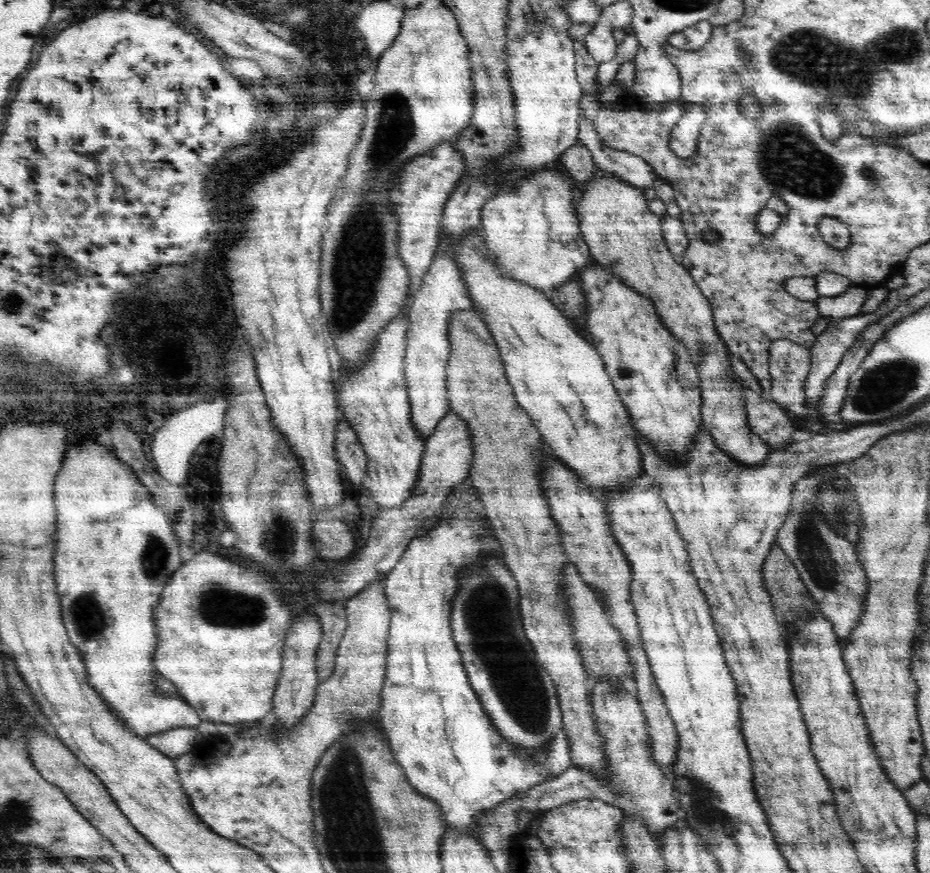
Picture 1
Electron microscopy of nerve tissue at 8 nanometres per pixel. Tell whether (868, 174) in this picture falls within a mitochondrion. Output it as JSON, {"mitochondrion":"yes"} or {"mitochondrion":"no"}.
{"mitochondrion":"yes"}

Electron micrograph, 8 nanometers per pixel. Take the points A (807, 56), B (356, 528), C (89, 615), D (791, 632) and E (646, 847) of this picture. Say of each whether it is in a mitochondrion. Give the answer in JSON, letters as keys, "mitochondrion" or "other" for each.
{"A":"mitochondrion","B":"other","C":"mitochondrion","D":"other","E":"other"}

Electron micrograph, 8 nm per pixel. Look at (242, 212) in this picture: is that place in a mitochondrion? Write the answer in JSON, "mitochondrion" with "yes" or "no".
{"mitochondrion":"no"}

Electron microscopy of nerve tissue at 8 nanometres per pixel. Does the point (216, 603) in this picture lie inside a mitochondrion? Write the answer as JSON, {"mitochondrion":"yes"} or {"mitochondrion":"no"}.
{"mitochondrion":"yes"}

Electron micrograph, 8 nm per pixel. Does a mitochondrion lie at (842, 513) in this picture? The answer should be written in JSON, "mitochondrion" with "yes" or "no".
{"mitochondrion":"yes"}

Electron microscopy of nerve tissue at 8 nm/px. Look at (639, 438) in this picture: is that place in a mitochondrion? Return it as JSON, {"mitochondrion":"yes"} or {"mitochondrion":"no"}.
{"mitochondrion":"no"}

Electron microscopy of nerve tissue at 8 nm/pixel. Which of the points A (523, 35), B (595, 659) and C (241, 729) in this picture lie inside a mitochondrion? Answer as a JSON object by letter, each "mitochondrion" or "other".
{"A":"mitochondrion","B":"mitochondrion","C":"other"}

